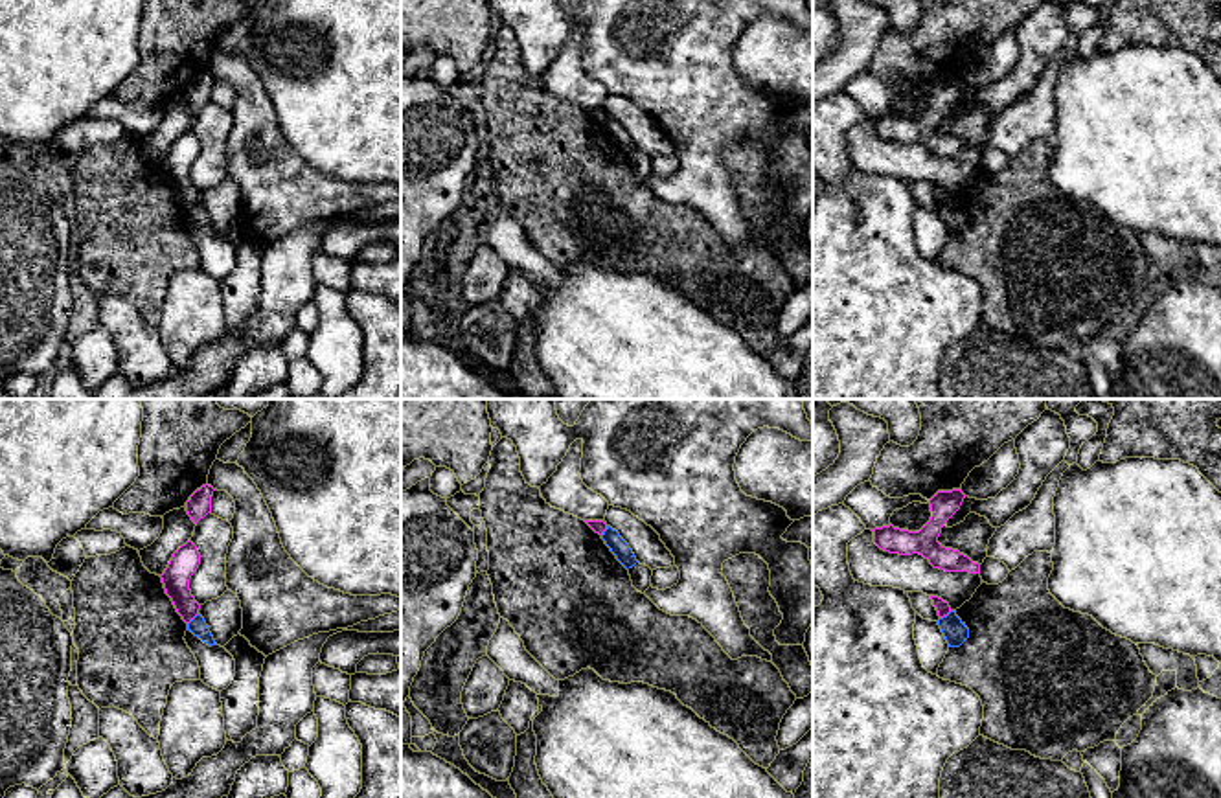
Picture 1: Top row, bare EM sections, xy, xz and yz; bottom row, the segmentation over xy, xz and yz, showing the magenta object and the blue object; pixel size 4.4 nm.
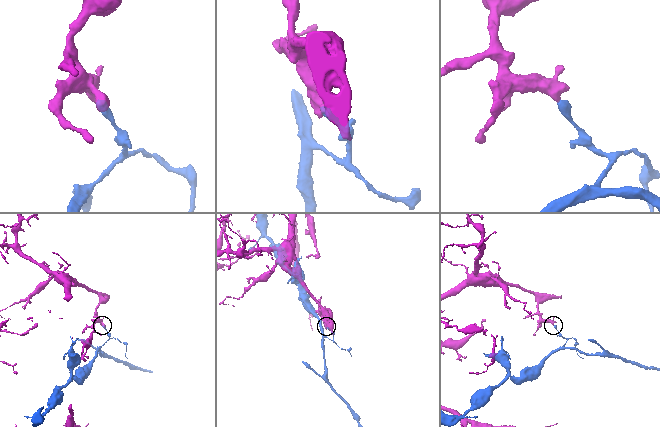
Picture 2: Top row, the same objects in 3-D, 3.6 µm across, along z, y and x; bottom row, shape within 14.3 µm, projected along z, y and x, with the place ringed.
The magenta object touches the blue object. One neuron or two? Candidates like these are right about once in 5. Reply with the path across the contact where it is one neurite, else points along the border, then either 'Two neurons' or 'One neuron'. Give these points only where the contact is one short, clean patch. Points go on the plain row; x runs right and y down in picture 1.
Boundary: yz (951, 199), (940, 206). Two neurons

